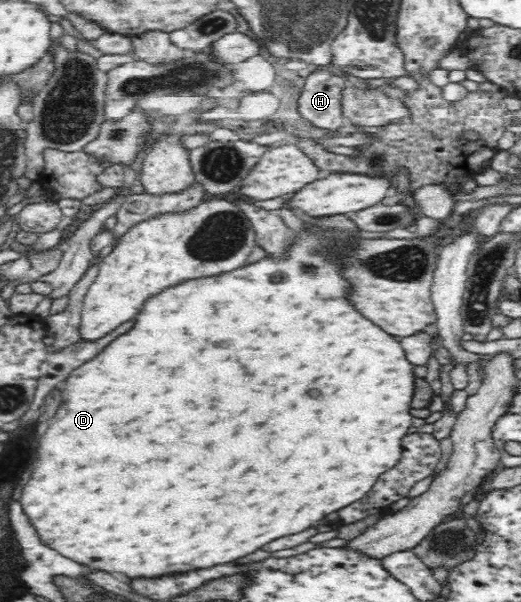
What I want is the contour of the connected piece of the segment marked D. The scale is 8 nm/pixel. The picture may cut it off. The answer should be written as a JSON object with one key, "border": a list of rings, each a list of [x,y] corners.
{"border":[[[345,216],[313,219],[311,225],[315,231],[307,233],[305,241],[291,247],[289,259],[261,259],[223,275],[191,278],[149,298],[137,314],[131,331],[117,337],[95,359],[67,377],[61,389],[63,403],[39,441],[37,461],[21,493],[23,511],[47,547],[89,570],[121,573],[129,582],[175,577],[181,573],[181,565],[183,569],[185,565],[189,565],[189,569],[205,569],[205,565],[235,561],[255,553],[277,537],[311,527],[325,515],[361,499],[382,473],[397,465],[402,456],[403,438],[413,425],[409,410],[414,398],[414,366],[407,361],[403,348],[393,336],[381,327],[367,327],[367,319],[349,303],[339,307],[339,299],[345,301],[347,280],[339,275],[339,265],[327,257],[323,243],[335,241],[337,245],[345,245],[347,239],[353,239],[357,233],[357,225]]]}

